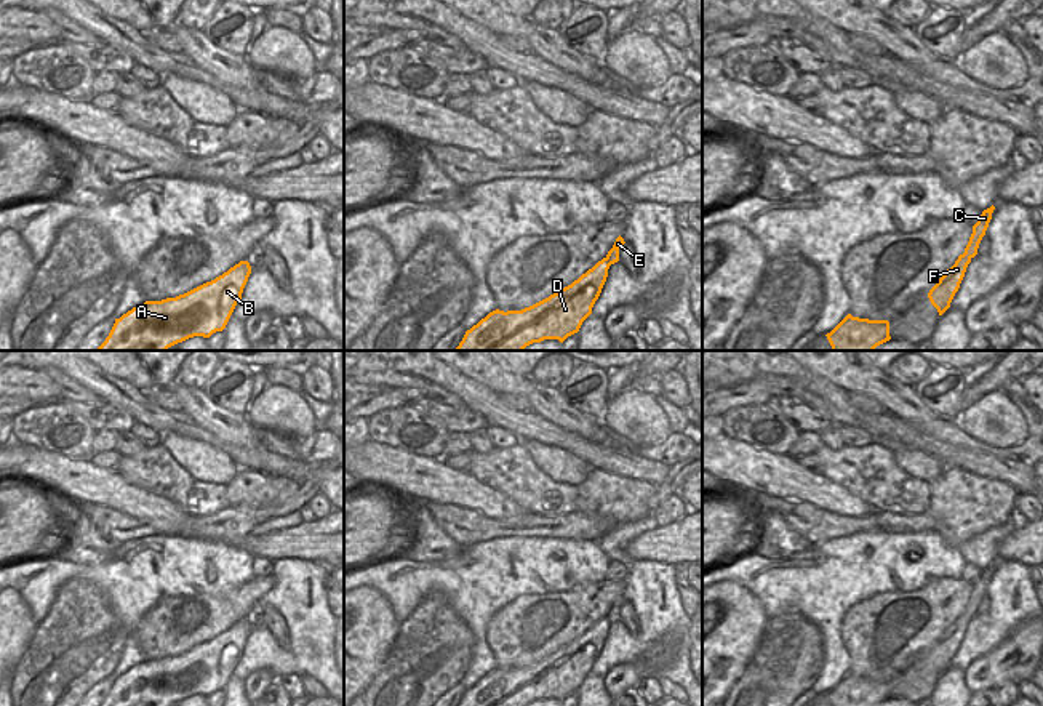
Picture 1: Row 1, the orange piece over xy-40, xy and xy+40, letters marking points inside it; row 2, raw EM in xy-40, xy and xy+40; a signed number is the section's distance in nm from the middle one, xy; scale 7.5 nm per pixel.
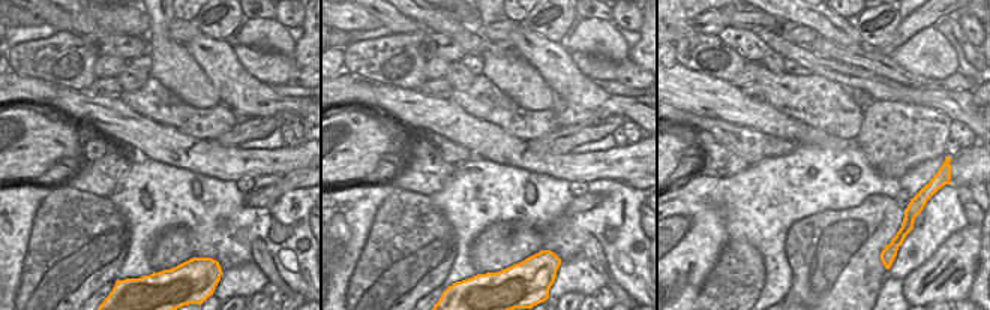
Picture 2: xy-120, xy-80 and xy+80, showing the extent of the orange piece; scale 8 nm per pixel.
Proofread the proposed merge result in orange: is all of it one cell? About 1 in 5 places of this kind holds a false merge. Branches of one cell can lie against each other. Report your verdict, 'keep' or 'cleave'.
keep

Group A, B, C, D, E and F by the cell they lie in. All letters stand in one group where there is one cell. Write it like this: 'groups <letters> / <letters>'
groups A B C D E F

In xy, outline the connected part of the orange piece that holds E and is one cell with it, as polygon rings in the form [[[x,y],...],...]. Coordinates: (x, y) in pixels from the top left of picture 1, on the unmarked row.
[[[619,594],[592,628],[571,644],[522,669],[493,669],[466,690],[458,706],[526,706],[544,698],[563,701],[579,690],[582,680],[592,672],[608,636],[611,623],[619,620],[624,604]]]

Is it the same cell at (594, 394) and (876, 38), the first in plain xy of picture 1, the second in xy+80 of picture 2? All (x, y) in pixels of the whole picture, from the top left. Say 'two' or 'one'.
one

